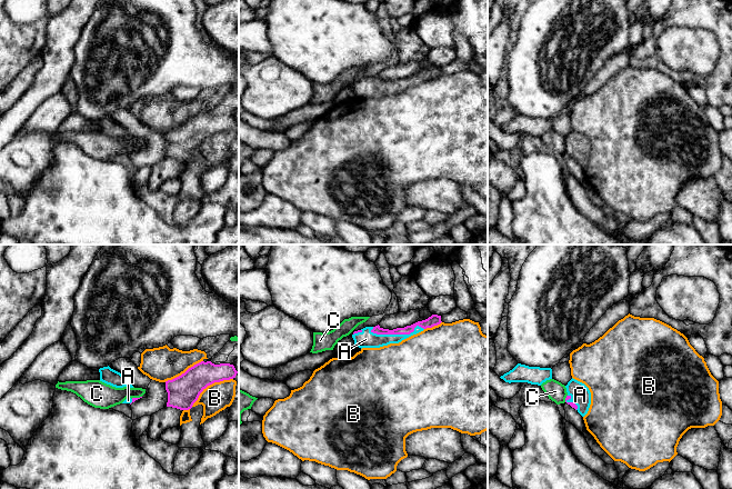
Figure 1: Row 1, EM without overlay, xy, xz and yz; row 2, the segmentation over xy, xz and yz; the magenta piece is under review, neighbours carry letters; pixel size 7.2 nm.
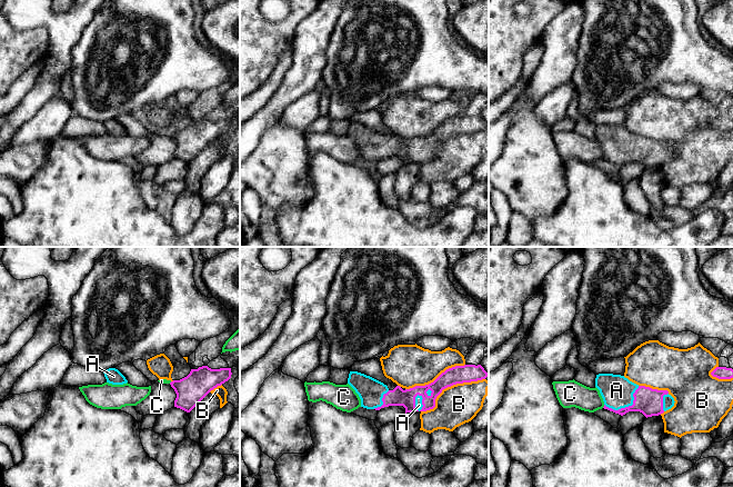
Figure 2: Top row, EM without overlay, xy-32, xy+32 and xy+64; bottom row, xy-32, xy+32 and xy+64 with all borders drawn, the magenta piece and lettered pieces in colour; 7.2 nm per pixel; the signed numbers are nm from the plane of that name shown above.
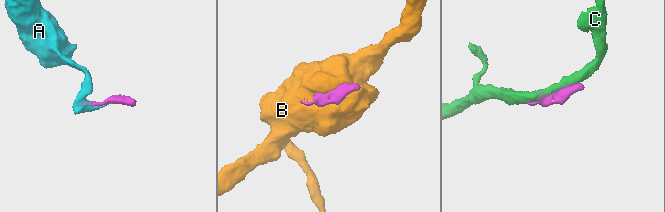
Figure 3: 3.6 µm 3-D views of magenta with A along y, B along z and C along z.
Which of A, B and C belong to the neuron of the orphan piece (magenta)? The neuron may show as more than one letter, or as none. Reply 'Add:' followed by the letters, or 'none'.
Add: A

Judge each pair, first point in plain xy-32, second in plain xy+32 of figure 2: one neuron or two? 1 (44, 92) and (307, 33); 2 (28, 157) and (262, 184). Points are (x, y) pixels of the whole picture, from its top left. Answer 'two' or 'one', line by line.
1: one
2: one

